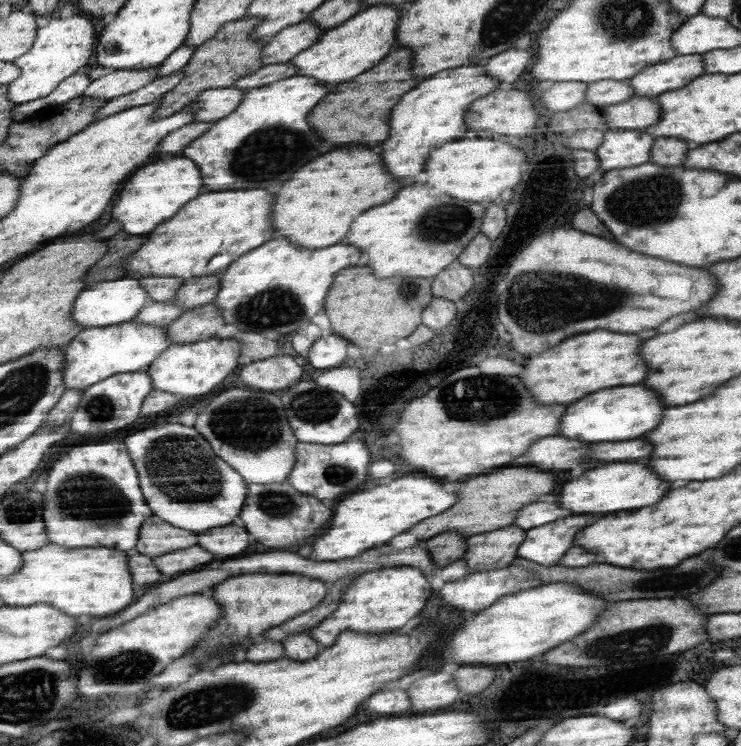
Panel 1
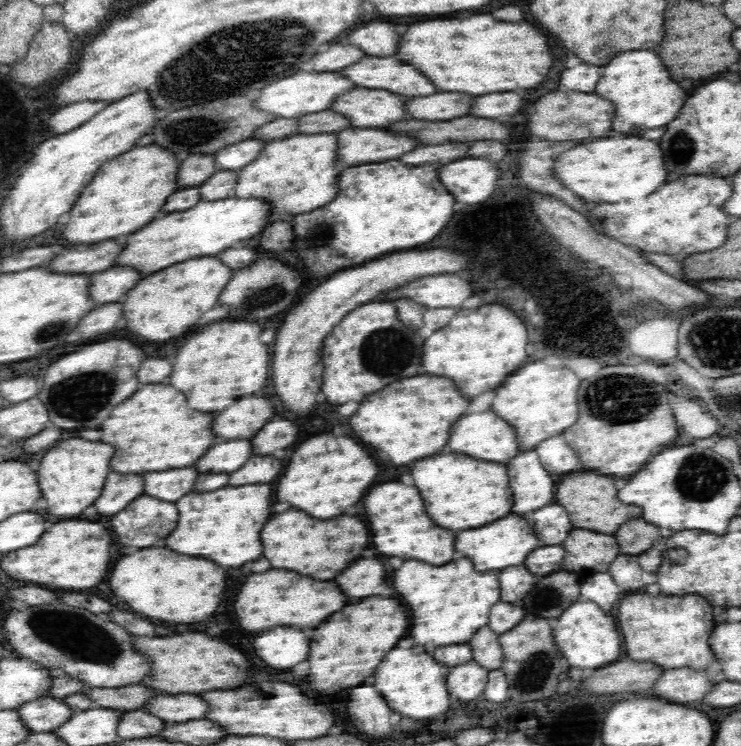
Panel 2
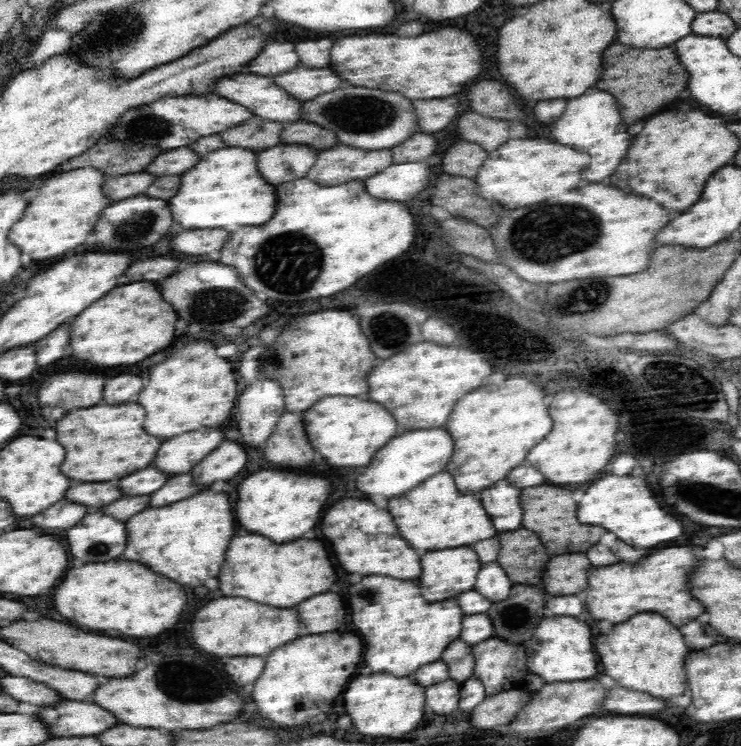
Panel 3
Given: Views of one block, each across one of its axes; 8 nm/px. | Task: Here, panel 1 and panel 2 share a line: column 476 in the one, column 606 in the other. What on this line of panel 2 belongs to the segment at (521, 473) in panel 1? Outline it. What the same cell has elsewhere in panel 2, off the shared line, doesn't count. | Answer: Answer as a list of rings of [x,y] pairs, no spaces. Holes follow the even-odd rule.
[[[572,472],[560,480],[556,488],[556,502],[568,510],[574,528],[588,528],[594,532],[614,535],[618,526],[622,526],[630,518],[638,518],[638,508],[630,504],[618,504],[616,494],[618,490],[614,478],[598,476],[594,472]]]

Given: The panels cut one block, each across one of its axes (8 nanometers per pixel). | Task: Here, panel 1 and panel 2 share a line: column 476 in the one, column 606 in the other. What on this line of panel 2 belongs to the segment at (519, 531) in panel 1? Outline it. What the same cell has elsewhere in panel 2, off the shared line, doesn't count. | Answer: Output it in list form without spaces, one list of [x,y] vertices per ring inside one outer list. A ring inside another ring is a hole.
[[[572,530],[568,534],[568,538],[561,543],[561,546],[564,548],[564,553],[559,569],[578,573],[581,577],[597,572],[608,573],[612,561],[620,554],[620,547],[618,547],[618,541],[616,541],[614,535],[586,532],[586,530]]]

